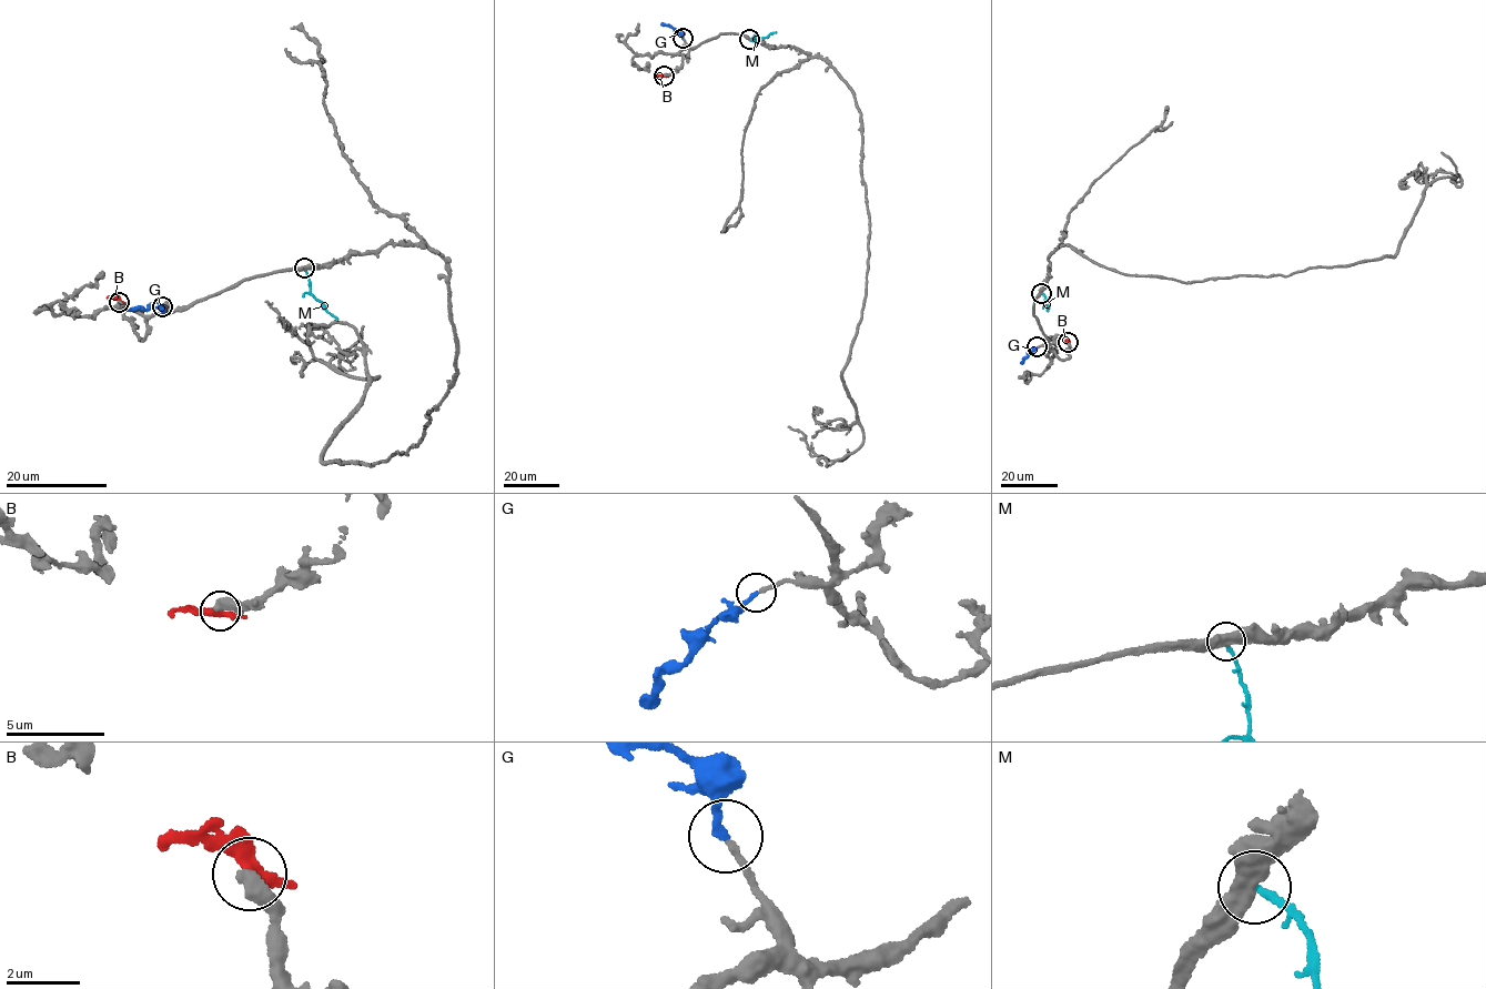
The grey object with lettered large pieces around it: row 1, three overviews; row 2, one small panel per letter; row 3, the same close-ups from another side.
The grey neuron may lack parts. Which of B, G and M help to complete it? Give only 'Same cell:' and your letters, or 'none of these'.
Same cell: G

